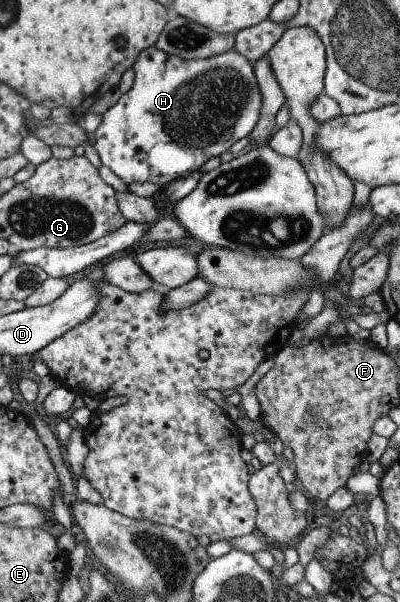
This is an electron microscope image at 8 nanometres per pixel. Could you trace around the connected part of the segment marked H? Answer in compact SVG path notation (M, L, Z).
M151 46L142 49L134 59L133 65L133 83L126 93L121 94L114 106L111 106L104 114L101 115L101 123L92 131L90 143L97 151L100 165L105 165L115 177L118 177L126 184L132 183L156 183L163 188L170 181L183 178L190 173L197 172L207 159L217 159L221 153L234 151L239 145L247 140L249 132L255 127L259 119L260 108L262 107L262 97L257 82L254 78L252 65L246 57L238 54L235 50L209 56L205 59L184 60L177 56L167 55L165 52Z

